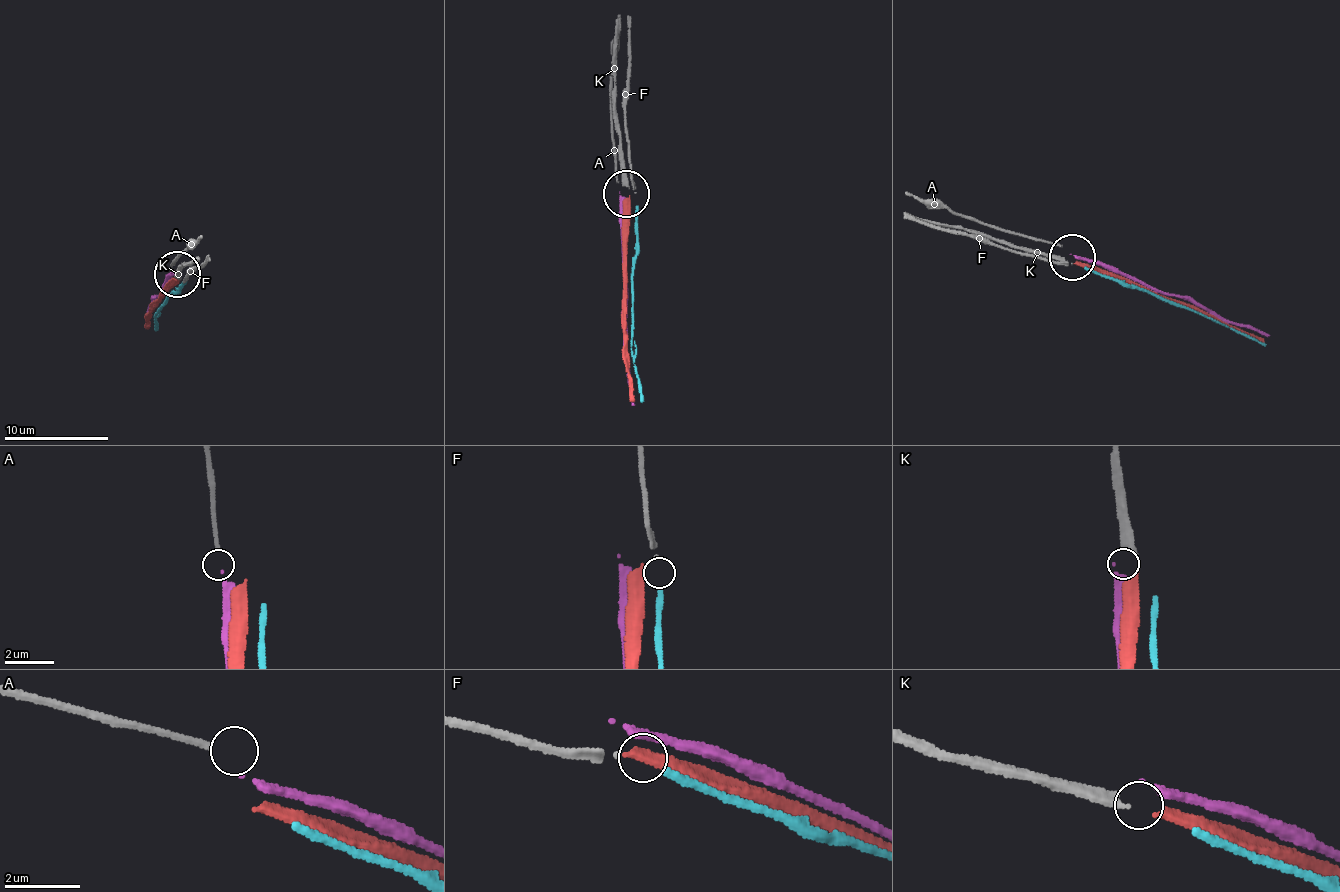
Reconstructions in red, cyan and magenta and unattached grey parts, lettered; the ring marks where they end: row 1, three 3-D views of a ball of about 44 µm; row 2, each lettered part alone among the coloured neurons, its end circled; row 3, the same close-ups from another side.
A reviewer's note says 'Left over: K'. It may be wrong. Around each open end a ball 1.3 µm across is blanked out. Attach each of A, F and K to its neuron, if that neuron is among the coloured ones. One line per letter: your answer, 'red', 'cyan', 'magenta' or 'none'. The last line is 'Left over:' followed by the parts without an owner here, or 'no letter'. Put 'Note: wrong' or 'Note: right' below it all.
A: none
F: cyan
K: red
Left over: A
Note: wrong

